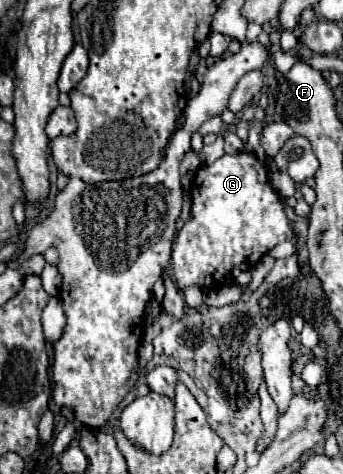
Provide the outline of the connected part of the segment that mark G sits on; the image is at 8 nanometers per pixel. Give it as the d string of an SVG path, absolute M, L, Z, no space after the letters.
M251 152L223 154L213 164L201 166L193 178L191 200L191 218L179 230L171 258L179 290L187 286L219 288L225 276L241 262L255 266L281 240L295 238L279 194L269 184L265 166Z

